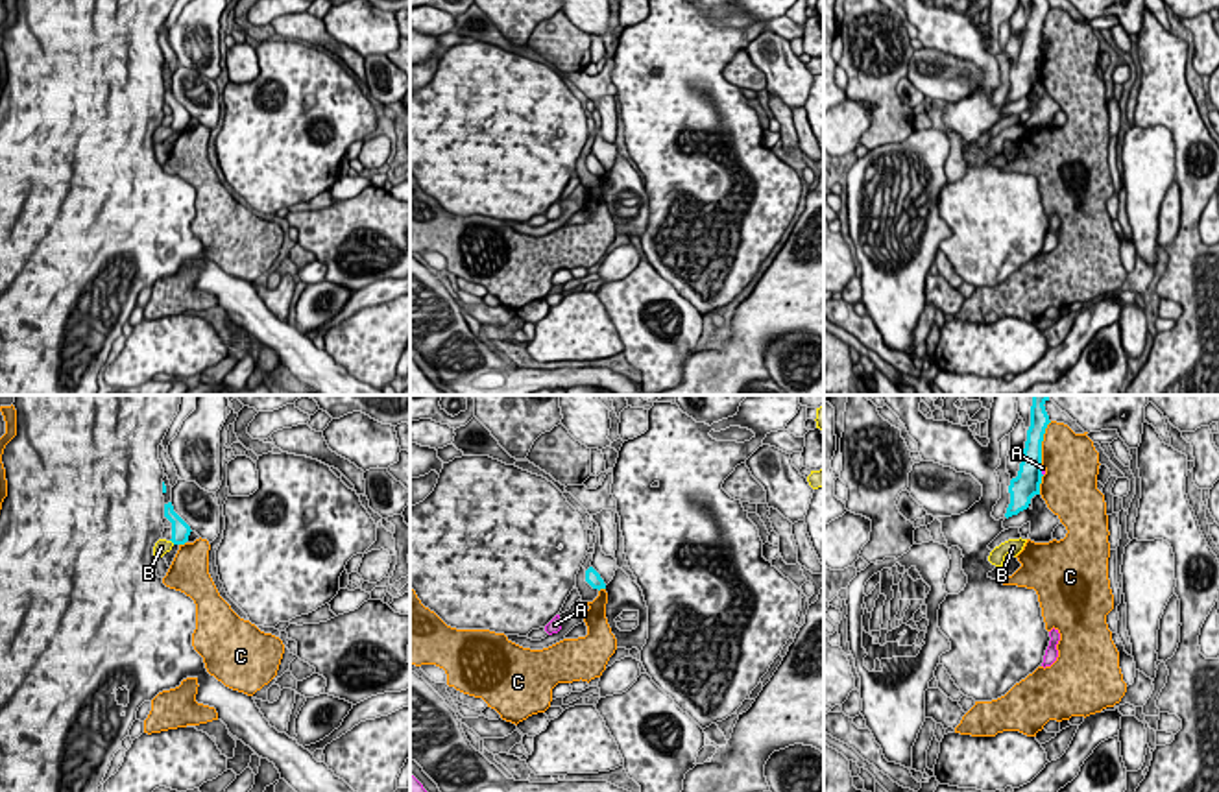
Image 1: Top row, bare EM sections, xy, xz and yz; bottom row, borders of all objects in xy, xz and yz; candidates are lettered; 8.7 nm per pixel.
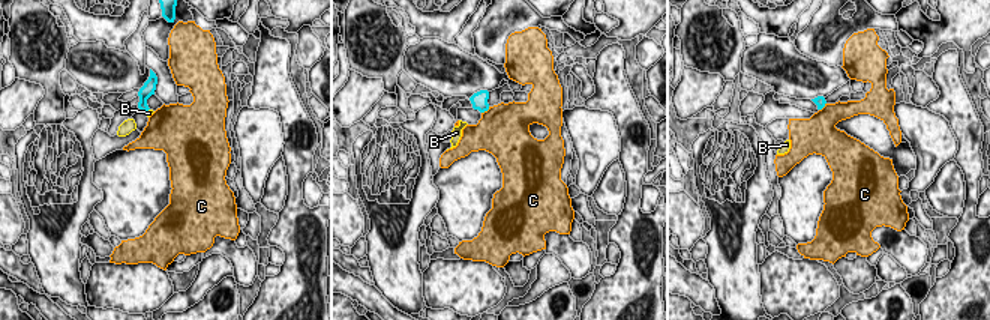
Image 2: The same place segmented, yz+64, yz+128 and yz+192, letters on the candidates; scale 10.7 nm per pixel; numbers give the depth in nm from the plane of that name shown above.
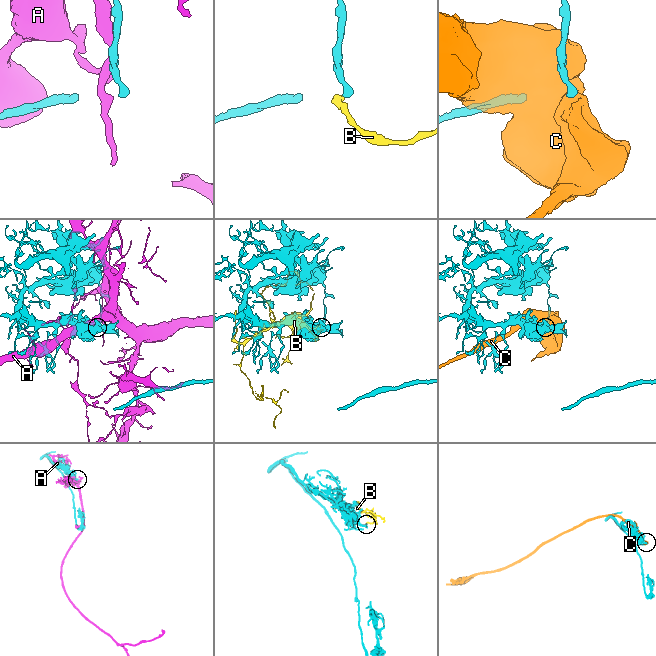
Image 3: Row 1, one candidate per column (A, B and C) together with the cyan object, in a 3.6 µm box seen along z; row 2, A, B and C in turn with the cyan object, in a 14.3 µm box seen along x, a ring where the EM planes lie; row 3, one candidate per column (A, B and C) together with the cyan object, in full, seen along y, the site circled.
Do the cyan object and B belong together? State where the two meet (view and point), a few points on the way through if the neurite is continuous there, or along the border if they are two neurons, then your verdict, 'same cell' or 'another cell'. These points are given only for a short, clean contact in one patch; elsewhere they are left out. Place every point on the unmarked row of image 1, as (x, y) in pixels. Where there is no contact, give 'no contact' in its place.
xy (172, 128) | along xy (170, 126), (174, 130) | another cell

